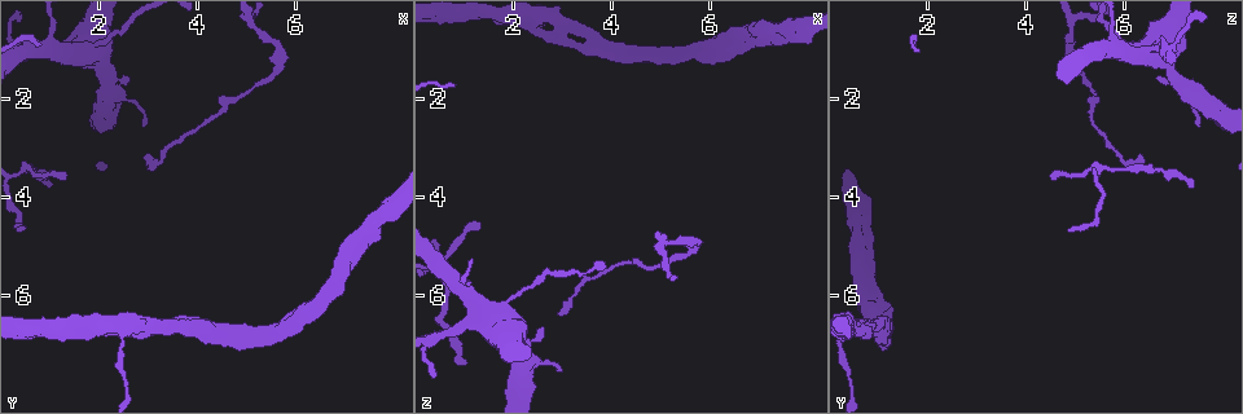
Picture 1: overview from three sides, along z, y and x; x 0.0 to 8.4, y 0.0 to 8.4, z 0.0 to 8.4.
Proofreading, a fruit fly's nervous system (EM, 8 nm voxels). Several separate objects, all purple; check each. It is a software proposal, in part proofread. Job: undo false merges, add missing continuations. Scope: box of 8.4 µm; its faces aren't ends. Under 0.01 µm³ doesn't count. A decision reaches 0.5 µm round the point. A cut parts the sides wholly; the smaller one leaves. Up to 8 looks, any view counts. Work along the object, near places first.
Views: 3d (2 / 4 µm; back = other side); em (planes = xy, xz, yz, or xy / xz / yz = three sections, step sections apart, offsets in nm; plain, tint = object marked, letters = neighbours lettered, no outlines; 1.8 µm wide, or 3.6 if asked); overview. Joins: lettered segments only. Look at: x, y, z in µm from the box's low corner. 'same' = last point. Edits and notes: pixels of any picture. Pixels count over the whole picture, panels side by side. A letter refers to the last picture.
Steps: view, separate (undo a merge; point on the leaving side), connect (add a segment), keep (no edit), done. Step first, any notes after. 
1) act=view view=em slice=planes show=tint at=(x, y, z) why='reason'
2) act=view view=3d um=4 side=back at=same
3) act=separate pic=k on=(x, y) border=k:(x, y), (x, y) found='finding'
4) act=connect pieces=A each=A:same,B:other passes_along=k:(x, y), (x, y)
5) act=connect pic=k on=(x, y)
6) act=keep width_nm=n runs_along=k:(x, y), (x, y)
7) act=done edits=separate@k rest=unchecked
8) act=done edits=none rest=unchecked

act=view view=3d um=2 at=(2.75, 6.80, 0.90) why='stops while still wide'

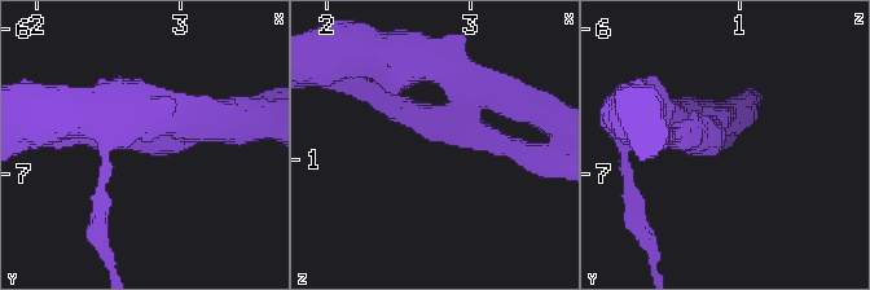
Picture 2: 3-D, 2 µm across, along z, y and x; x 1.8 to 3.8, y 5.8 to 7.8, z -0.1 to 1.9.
act=view view=em slice=planes show=plain at=(2.76, 6.80, 0.84) arm_widths_nm=280,360 why='need the tissue'

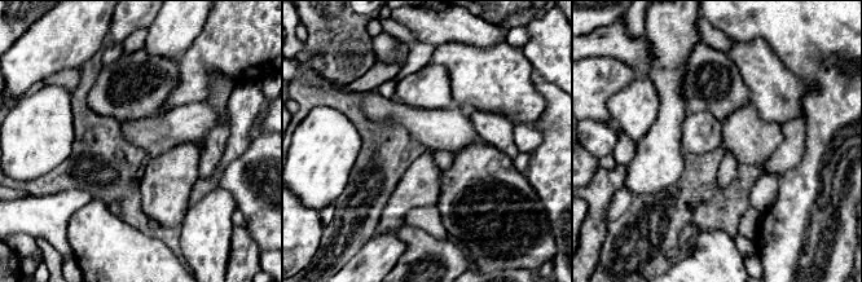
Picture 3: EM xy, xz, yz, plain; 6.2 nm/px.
act=view view=em slice=planes show=letters at=same why='see the neighbours'

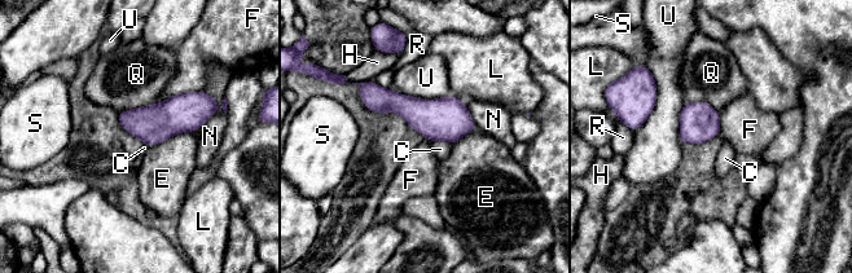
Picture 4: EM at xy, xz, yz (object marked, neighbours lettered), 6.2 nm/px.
act=keep width_nm=240 each=C:other,E:other,F:other,H:other,L:other,N:other,Q:other,R:other,S:other,U:other border=4:(201, 89), (174, 93), (154, 104) found='no lettered segment goes on from it'

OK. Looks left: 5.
act=view view=em slice=xy step=4 show=letters at=(2.55, 1.55, 6.70) why='free end'

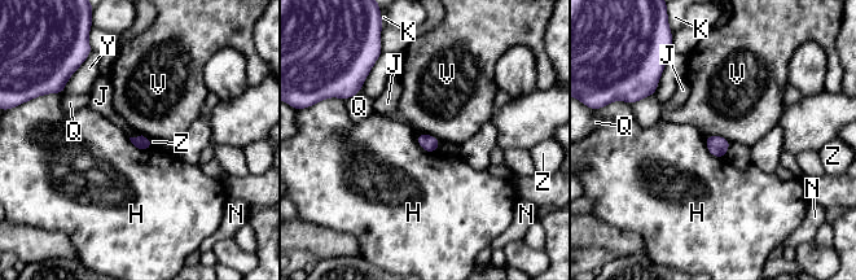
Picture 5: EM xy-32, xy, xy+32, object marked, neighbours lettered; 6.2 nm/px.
act=view view=em slice=planes show=letters at=same why='another direction'

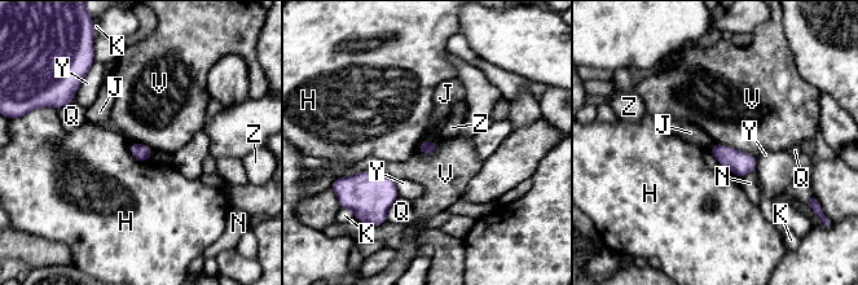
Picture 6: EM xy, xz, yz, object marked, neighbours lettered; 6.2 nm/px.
act=keep each=H:other,J:other,K:other,N:other,Q:other,V:other,Y:other,Z:other border=6:(343, 175), (381, 171), (396, 180) found='none of them fits'

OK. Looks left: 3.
act=view view=3d um=4 at=(1.40, 3.60, 4.60) why='an open end'

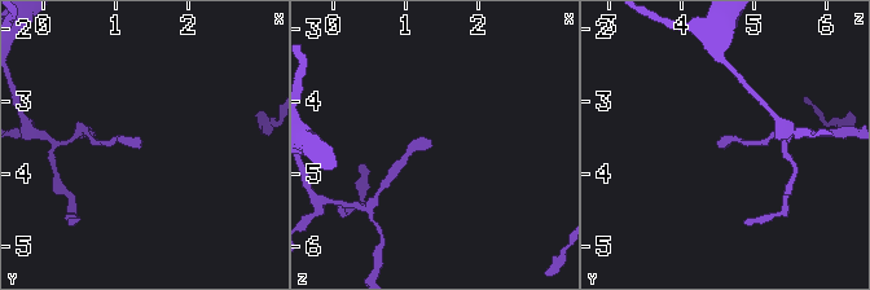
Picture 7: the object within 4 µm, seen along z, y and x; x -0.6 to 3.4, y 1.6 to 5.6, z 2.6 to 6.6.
act=view view=em slice=planes show=letters at=(1.35, 3.60, 4.65)

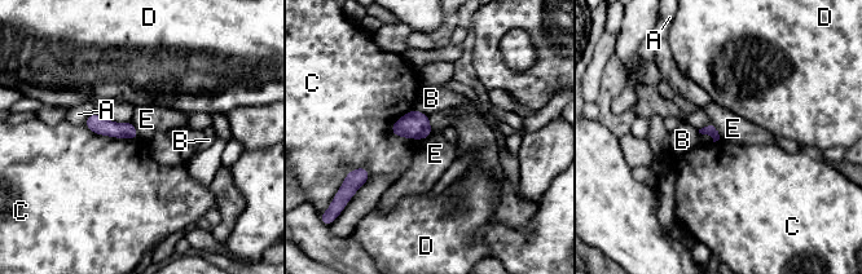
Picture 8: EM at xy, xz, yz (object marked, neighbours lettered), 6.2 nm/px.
act=keep each=A:other,B:other,C:other,D:other,E:other border=8:(130, 120), (140, 138) found='no lettered segment goes on from it'

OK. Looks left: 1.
act=done edits=none rest=unchecked

